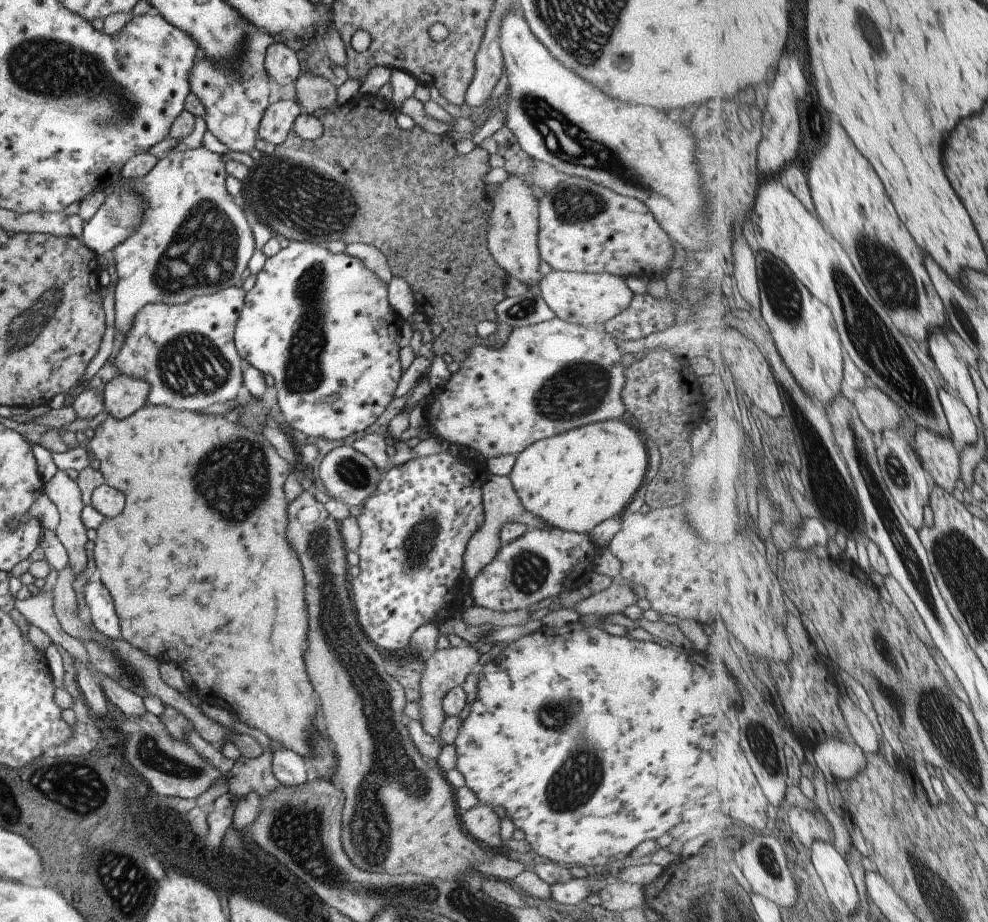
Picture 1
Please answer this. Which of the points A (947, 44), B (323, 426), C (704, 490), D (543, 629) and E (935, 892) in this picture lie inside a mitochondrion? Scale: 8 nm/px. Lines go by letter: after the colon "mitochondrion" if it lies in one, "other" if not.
A: other
B: other
C: mitochondrion
D: other
E: mitochondrion

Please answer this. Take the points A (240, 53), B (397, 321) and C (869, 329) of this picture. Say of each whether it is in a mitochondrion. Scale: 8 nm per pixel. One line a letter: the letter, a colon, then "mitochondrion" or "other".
A: other
B: other
C: mitochondrion

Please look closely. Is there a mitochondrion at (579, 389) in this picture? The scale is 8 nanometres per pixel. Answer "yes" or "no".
yes

